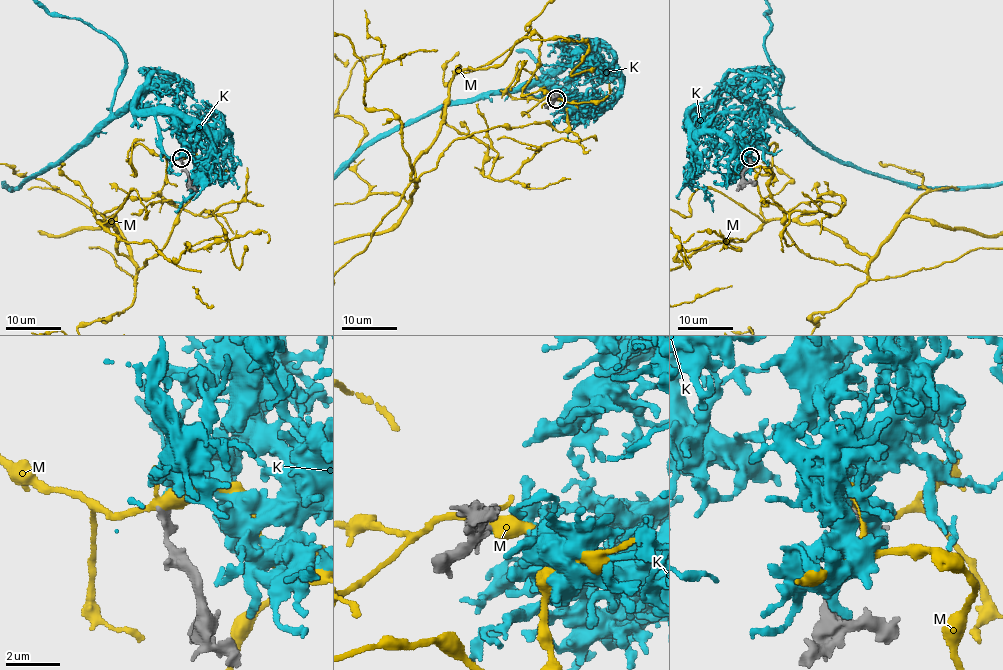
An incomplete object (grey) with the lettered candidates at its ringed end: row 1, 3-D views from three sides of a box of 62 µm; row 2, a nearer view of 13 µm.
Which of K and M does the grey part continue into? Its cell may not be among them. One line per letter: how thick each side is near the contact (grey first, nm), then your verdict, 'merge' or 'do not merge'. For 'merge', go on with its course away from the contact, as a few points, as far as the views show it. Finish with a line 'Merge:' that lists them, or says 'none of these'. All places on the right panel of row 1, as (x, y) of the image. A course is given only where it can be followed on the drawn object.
K: 400/220 nm | do not merge
M: 400/340 nm | do not merge
Merge: none of these

